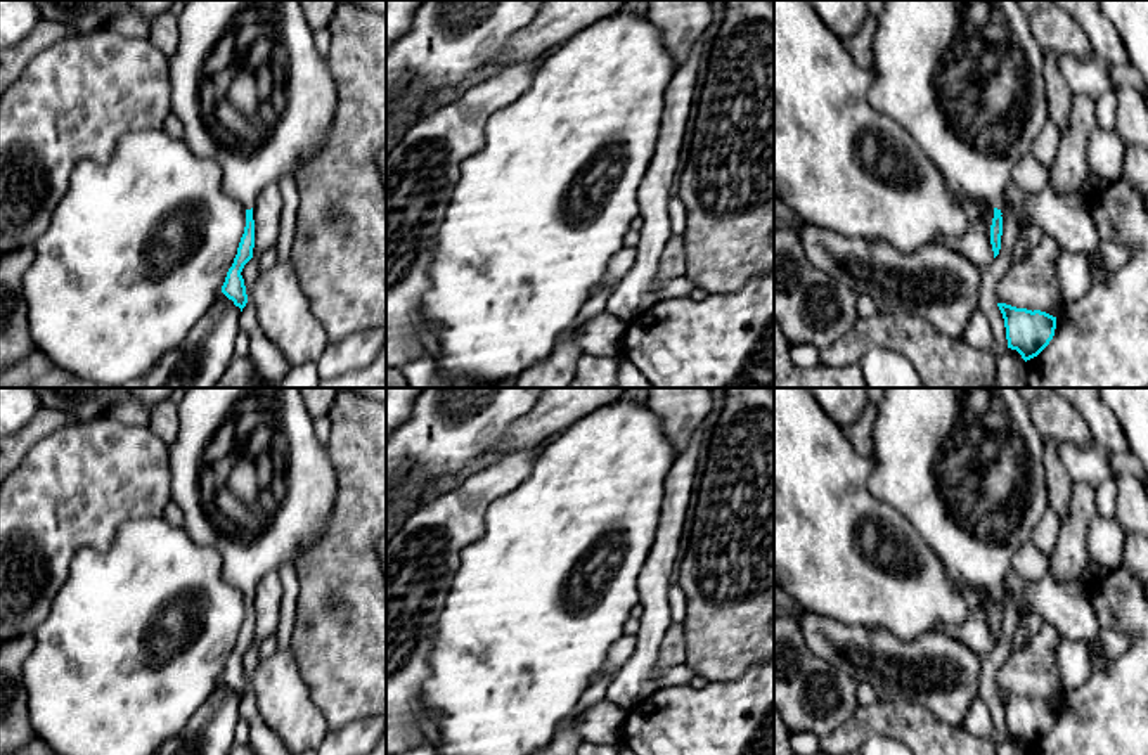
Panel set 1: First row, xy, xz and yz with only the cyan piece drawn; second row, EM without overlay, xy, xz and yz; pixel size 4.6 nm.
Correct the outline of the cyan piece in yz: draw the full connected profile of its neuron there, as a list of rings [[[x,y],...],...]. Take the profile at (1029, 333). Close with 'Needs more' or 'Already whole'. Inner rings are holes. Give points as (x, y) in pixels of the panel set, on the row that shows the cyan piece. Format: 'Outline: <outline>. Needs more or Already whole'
Outline: [[[1006,303],[997,307],[1004,319],[1008,348],[1016,350],[1025,362],[1037,357],[1053,339],[1056,317]]]. Already whole

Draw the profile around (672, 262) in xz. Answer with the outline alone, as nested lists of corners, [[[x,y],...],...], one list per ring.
[[[672,236],[660,256],[658,281],[670,281],[686,275],[686,249],[680,236]]]

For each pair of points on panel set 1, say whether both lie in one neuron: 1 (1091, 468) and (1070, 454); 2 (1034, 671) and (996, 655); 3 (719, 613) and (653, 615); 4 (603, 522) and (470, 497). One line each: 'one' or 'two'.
1: one
2: two
3: two
4: two

